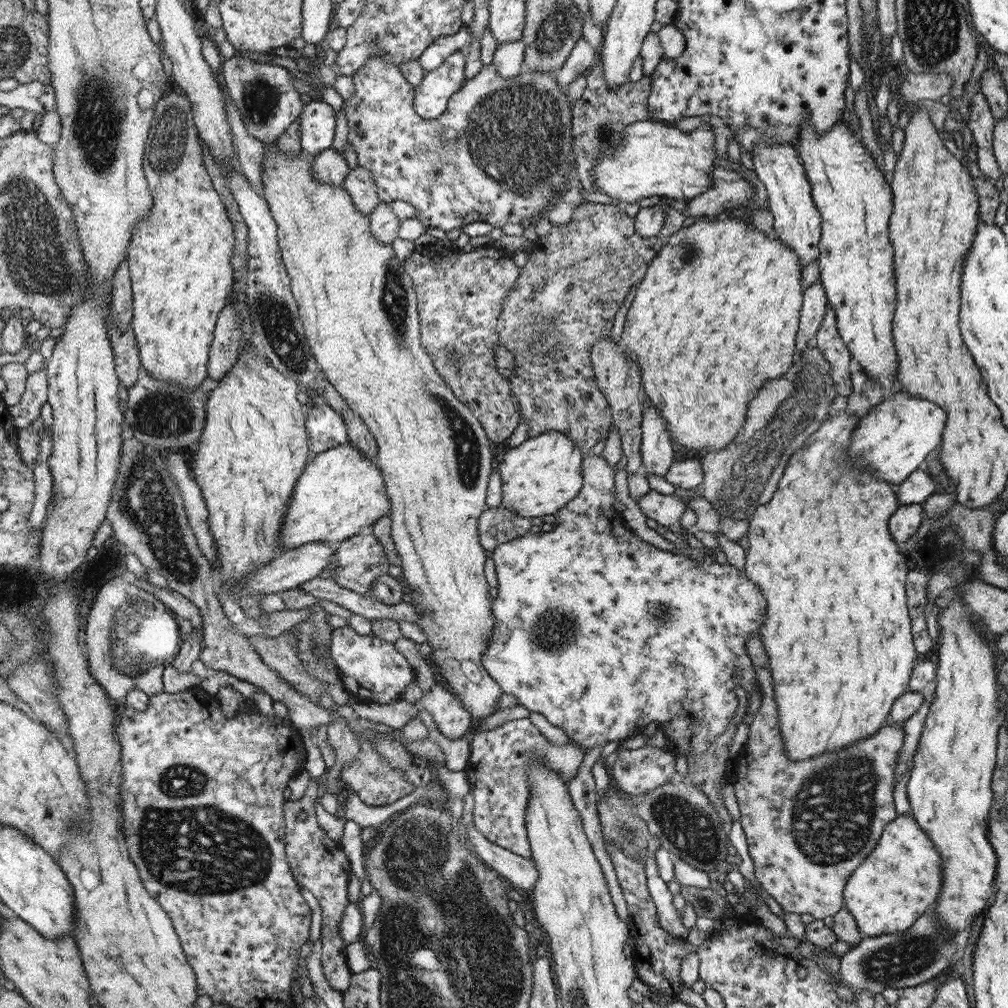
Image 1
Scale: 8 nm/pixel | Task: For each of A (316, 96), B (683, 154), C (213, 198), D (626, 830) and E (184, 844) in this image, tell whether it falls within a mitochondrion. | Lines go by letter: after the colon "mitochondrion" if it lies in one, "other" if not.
A: other
B: other
C: other
D: mitochondrion
E: mitochondrion

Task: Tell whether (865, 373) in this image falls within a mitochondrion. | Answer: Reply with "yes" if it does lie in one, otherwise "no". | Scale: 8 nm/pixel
no

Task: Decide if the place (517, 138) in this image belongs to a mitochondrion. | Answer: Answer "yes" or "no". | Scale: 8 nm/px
yes

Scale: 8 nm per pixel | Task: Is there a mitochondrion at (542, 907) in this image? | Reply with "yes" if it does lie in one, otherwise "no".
no

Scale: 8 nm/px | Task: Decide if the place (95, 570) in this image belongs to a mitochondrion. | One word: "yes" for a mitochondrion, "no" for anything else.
no

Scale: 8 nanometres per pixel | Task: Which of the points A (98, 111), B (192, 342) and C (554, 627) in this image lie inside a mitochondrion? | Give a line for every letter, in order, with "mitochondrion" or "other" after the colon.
A: mitochondrion
B: other
C: mitochondrion

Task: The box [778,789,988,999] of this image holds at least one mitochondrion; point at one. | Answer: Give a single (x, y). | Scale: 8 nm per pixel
(897, 961)

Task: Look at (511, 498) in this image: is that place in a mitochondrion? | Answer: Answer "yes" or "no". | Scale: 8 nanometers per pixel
no

